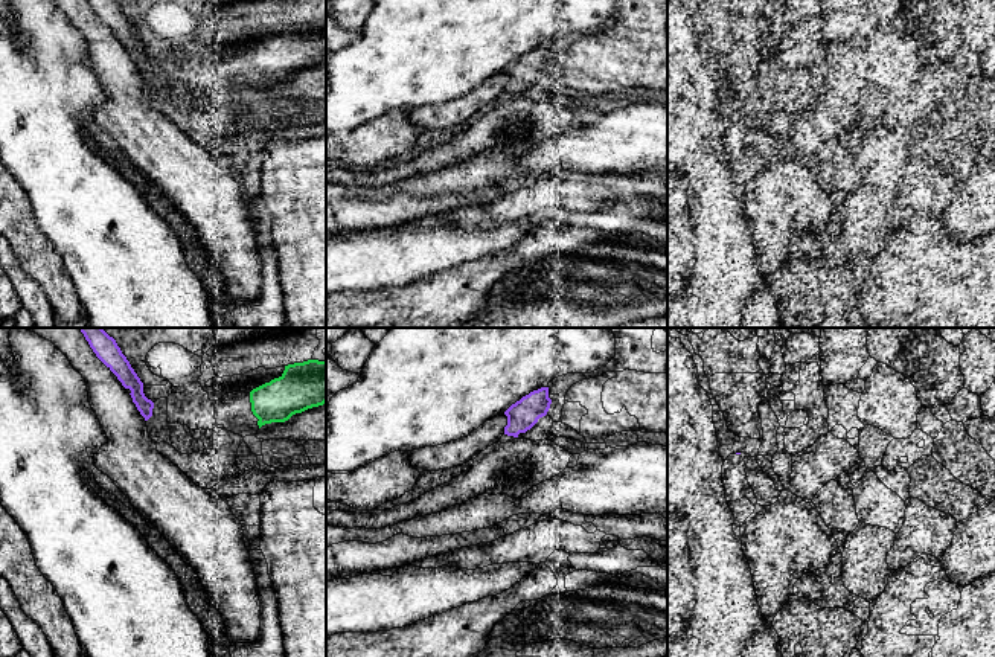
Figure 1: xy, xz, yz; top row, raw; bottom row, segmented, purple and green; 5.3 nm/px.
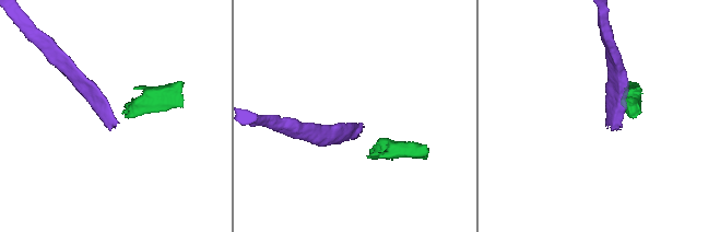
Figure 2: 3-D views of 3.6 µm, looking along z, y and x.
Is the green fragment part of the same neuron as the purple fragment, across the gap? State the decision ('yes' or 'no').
no

